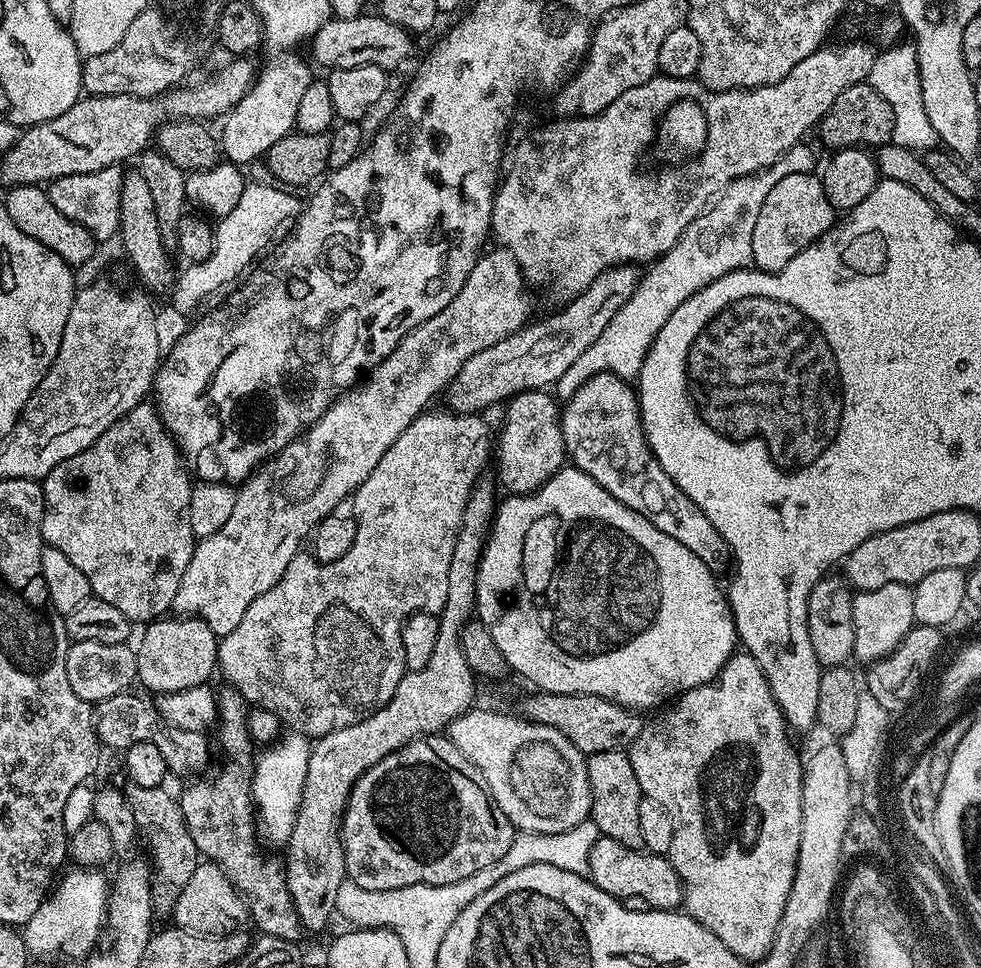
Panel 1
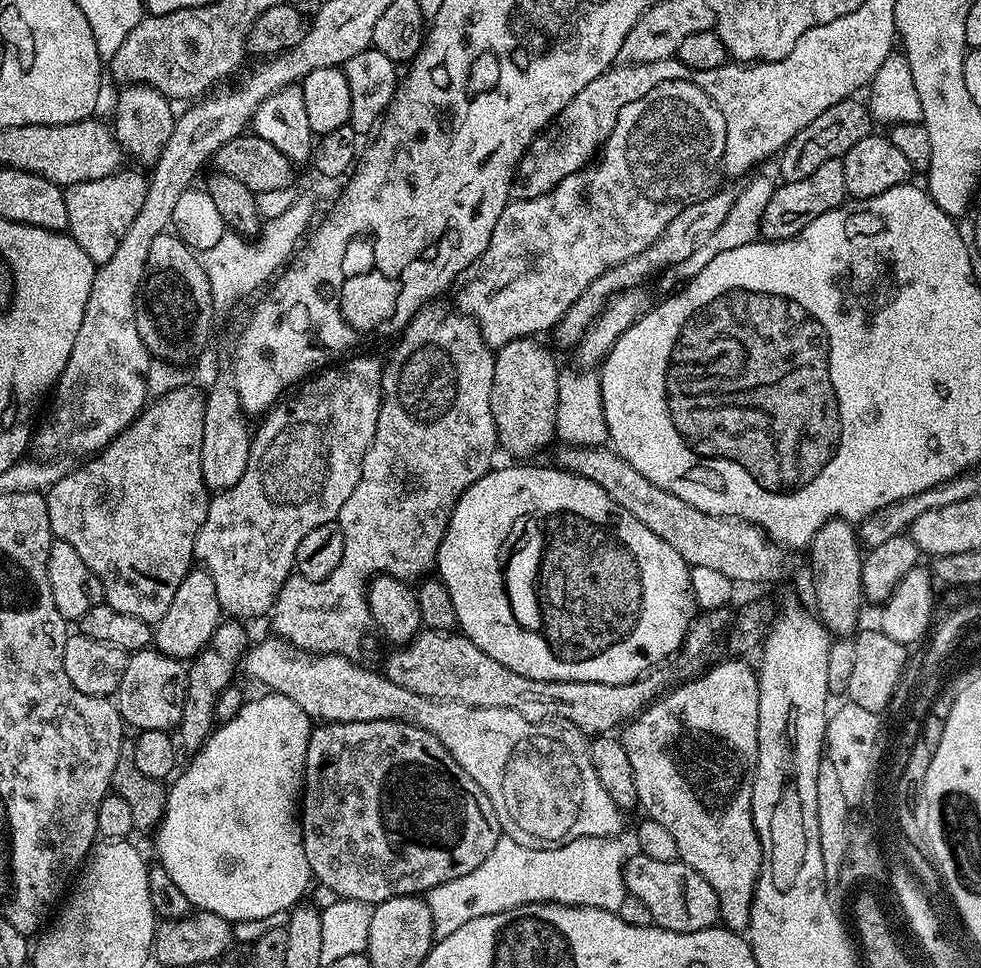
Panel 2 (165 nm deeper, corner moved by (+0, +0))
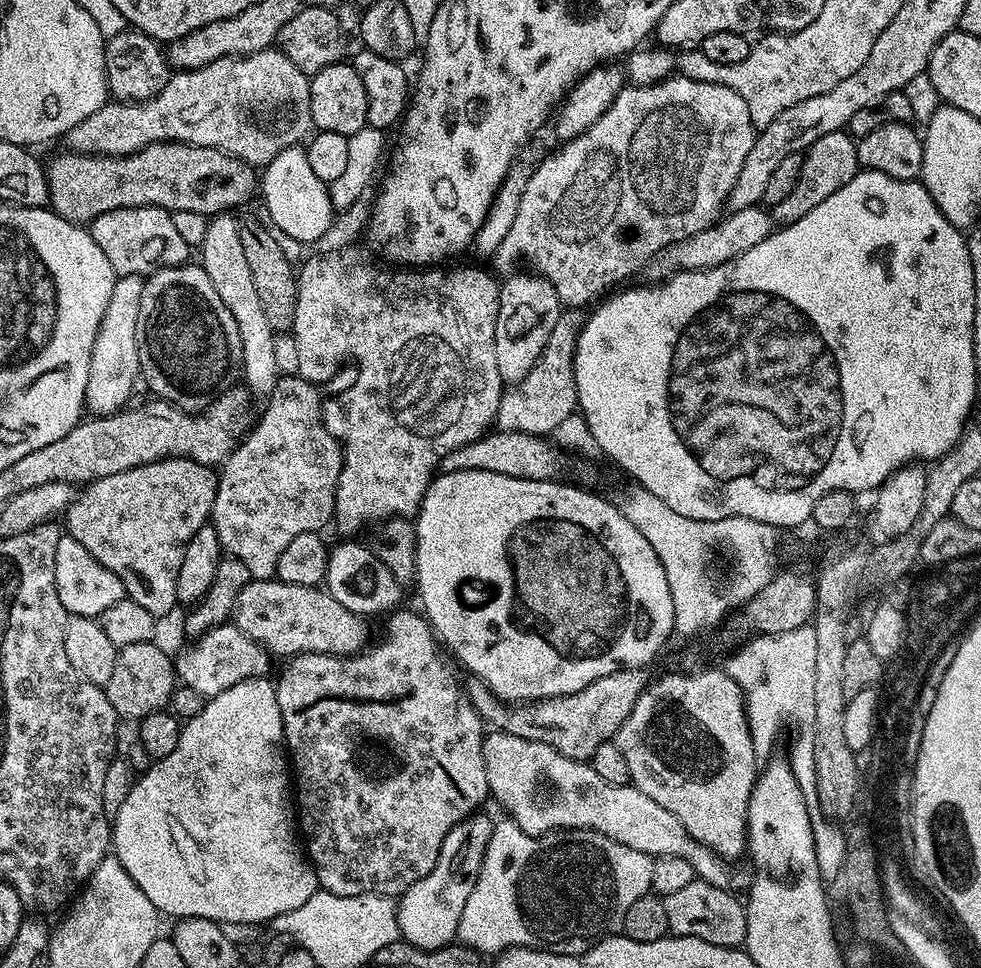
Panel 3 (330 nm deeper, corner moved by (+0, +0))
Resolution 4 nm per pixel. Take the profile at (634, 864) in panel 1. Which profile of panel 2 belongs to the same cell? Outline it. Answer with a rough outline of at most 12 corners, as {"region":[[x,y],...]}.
{"region":[[629,855],[627,895],[655,927],[697,932],[720,920],[714,886],[679,858]]}

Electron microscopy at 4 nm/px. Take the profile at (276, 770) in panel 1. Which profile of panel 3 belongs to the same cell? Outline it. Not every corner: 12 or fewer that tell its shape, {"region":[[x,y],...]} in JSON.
{"region":[[268,676],[211,697],[111,821],[165,917],[318,891]]}

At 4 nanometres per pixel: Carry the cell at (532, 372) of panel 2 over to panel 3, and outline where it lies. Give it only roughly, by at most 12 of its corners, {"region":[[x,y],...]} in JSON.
{"region":[[535,270],[505,275],[494,334],[508,386],[534,370],[562,311]]}

